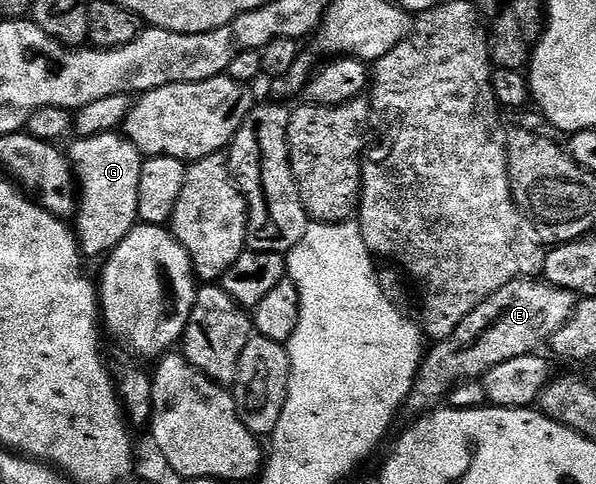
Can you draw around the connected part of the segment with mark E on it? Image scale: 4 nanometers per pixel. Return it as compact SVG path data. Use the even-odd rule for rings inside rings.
M541 277L517 279L504 289L496 289L456 329L447 339L437 340L434 347L425 352L418 376L414 378L412 389L404 404L411 416L421 417L447 402L448 396L459 383L481 380L488 369L496 369L503 361L512 357L535 354L538 346L549 344L550 339L572 317L576 306L573 291L554 287Z

